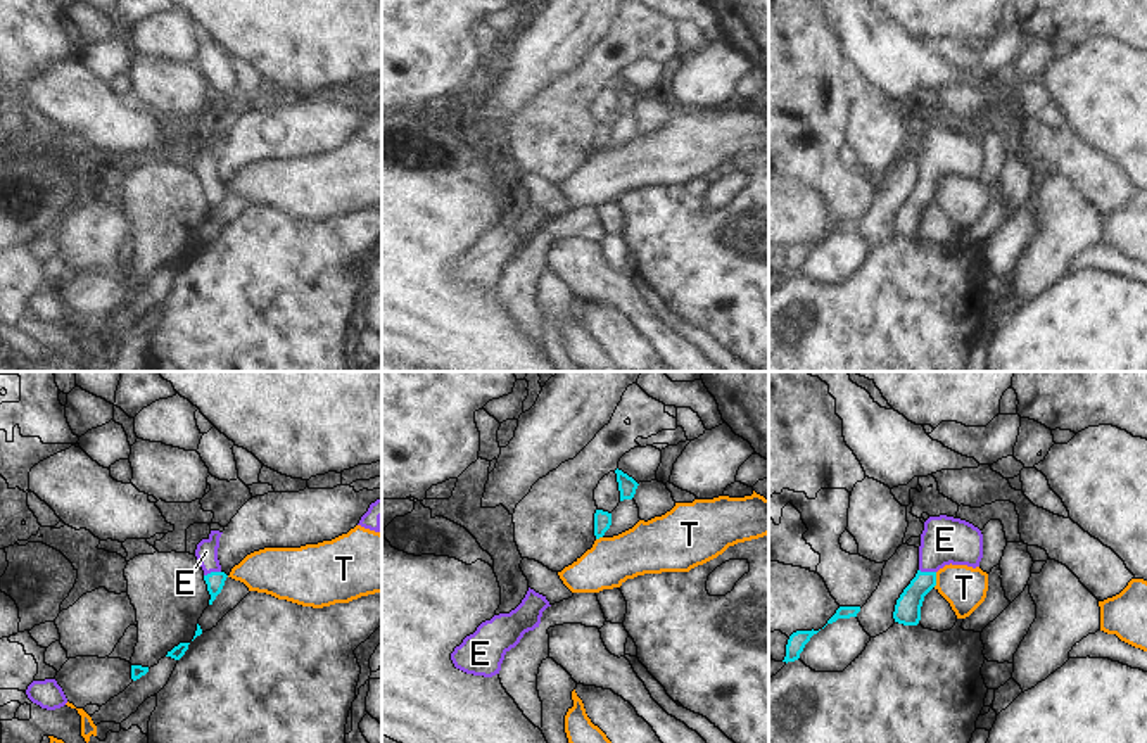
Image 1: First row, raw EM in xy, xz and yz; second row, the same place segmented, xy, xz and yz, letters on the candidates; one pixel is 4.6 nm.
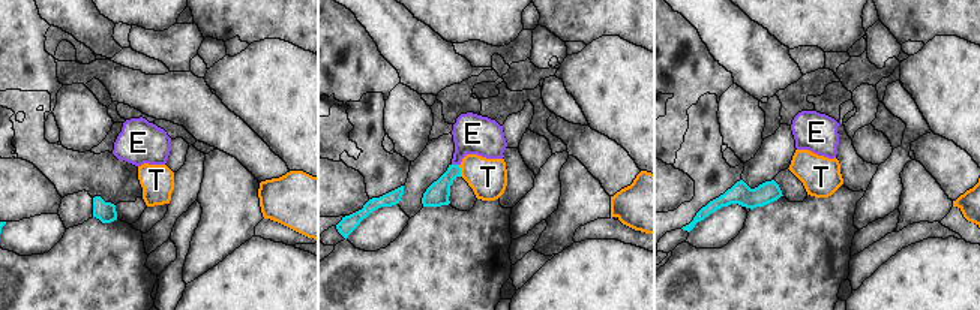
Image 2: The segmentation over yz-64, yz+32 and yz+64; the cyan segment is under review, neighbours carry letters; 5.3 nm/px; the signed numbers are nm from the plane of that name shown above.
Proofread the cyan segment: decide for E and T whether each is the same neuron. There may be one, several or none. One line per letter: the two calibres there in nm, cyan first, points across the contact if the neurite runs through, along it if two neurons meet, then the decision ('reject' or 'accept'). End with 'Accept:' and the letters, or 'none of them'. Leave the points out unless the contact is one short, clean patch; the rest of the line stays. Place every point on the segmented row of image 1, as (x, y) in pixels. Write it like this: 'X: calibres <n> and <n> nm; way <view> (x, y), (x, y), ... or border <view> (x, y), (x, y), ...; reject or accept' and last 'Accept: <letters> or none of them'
E: calibres 90 and 100 nm; way xy (215, 581), (211, 572), (206, 552); accept
T: calibres 130 and 200 nm; border yz (937, 572), (933, 586); reject
Accept: E

